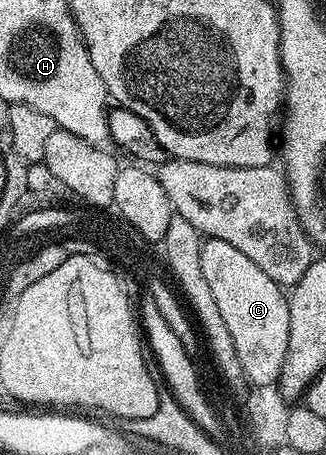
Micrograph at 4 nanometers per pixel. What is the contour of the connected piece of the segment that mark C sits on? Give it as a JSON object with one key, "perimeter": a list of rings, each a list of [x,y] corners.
{"perimeter":[[[207,239],[201,248],[202,273],[210,284],[214,301],[230,330],[242,372],[253,387],[265,388],[279,383],[282,360],[290,340],[290,308],[285,291],[254,260],[249,260],[226,240]]]}

